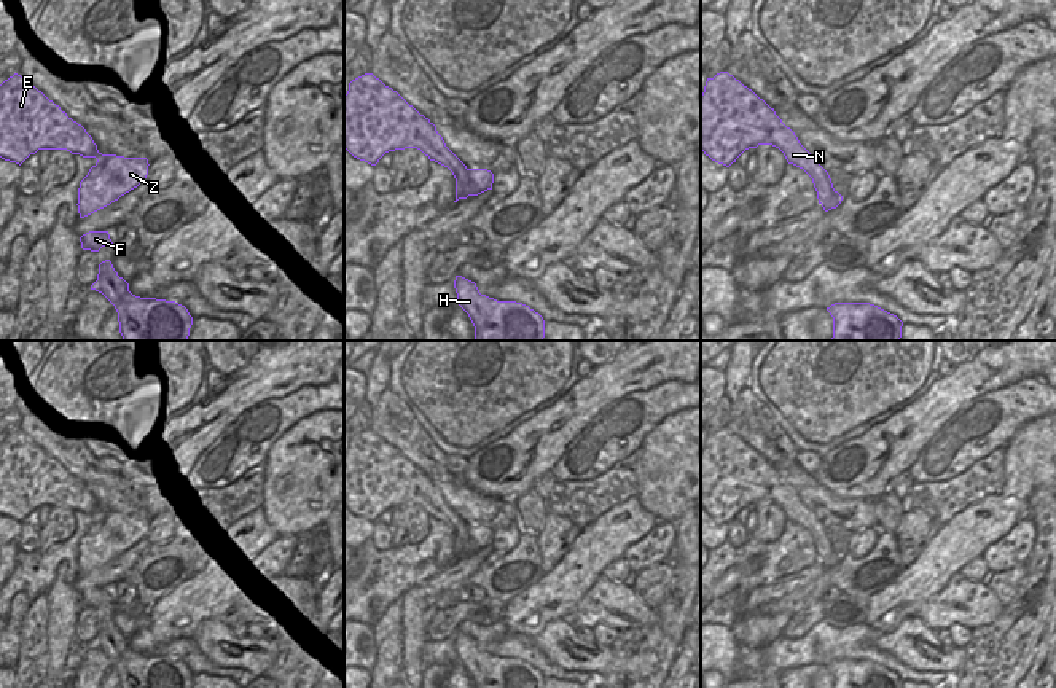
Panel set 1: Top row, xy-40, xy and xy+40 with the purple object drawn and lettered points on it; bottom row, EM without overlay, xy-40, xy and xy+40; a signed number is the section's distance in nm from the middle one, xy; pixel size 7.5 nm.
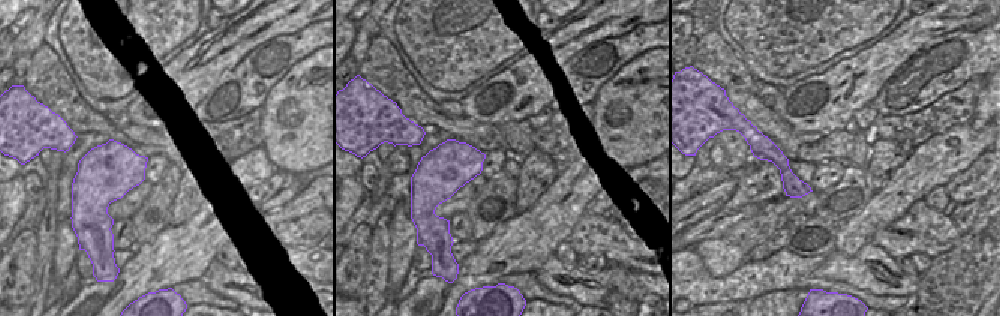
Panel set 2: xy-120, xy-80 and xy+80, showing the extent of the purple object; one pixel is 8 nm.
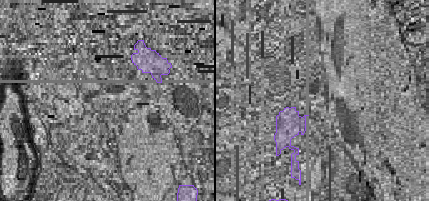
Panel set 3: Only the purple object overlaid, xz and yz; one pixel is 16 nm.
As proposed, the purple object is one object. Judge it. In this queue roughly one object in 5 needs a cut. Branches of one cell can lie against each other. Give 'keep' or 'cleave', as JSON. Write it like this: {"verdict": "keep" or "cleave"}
{"verdict": "cleave"}

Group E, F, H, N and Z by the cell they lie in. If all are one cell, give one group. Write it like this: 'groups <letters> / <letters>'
groups E N / F H Z

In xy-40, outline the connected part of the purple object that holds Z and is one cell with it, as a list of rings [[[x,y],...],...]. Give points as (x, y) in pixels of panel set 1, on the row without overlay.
[[[97,511],[97,519],[80,538],[78,570],[84,575],[137,545],[148,532],[147,514]]]

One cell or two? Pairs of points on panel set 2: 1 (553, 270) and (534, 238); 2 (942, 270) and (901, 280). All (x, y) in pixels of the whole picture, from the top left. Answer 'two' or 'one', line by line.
1: two
2: two

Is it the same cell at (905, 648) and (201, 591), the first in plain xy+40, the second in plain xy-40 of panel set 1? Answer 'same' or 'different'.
different

